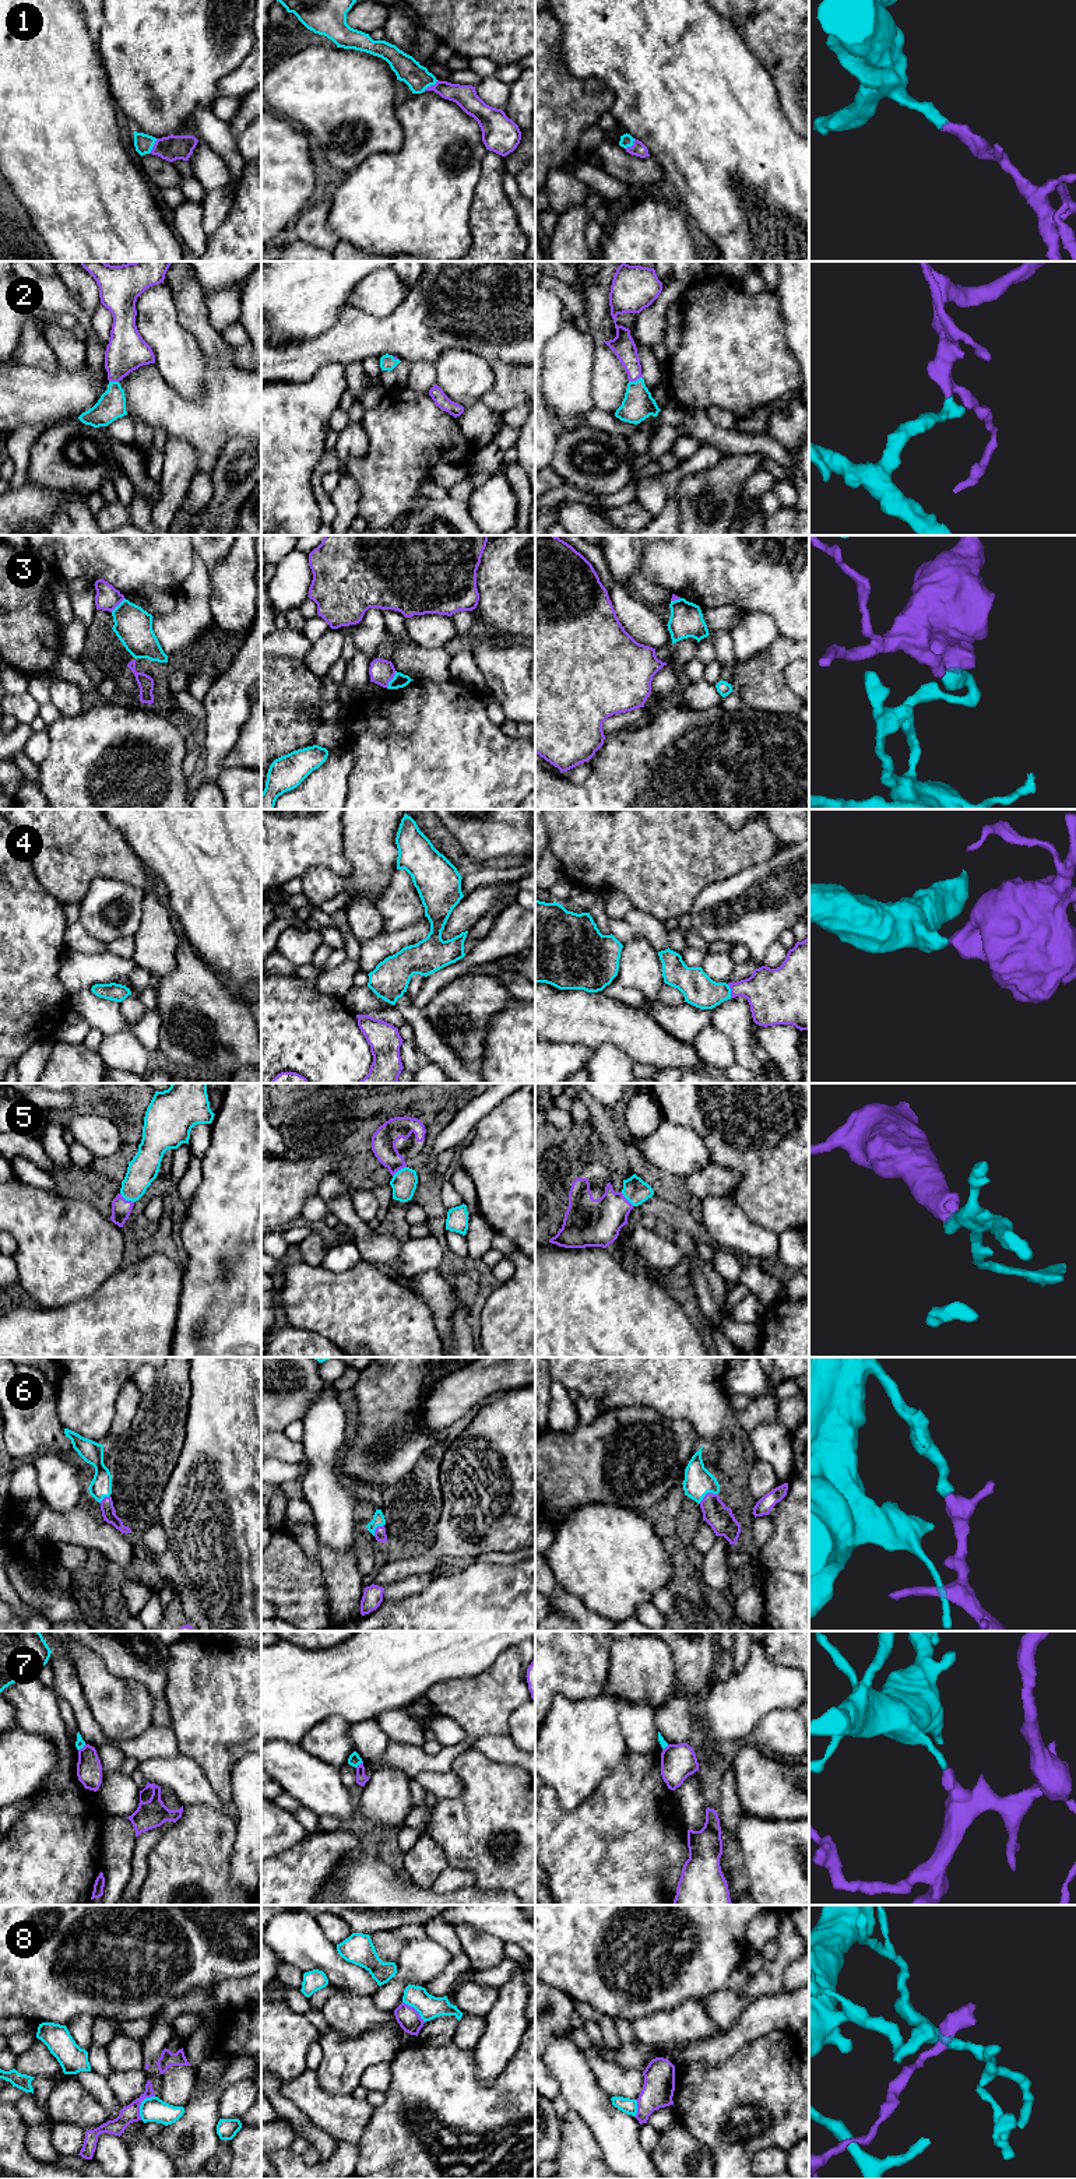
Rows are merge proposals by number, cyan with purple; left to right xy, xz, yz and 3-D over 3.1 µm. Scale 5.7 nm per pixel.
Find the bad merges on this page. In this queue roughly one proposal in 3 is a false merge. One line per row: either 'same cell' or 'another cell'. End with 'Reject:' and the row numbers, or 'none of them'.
1: same cell
2: same cell
3: another cell
4: same cell
5: same cell
6: same cell
7: another cell
8: another cell
Reject: 3, 7, 8

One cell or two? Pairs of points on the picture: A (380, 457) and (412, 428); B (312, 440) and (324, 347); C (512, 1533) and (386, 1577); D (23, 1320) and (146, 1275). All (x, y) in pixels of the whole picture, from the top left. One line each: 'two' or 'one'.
A: one
B: two
C: one
D: one

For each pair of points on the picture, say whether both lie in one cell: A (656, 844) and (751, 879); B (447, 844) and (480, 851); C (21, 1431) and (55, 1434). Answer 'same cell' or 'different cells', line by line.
A: different cells
B: different cells
C: same cell

